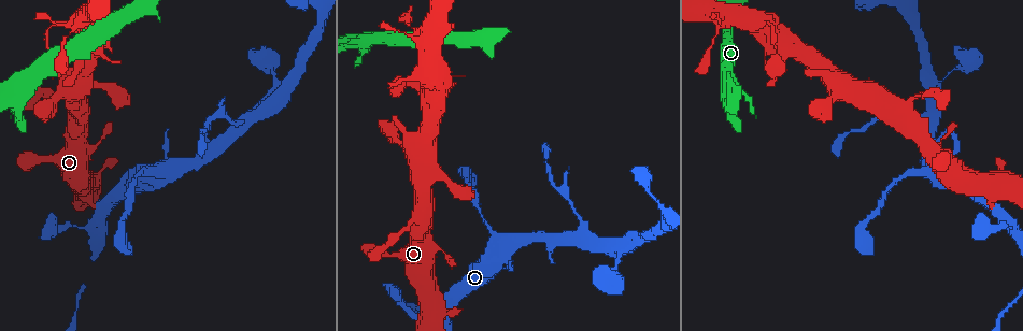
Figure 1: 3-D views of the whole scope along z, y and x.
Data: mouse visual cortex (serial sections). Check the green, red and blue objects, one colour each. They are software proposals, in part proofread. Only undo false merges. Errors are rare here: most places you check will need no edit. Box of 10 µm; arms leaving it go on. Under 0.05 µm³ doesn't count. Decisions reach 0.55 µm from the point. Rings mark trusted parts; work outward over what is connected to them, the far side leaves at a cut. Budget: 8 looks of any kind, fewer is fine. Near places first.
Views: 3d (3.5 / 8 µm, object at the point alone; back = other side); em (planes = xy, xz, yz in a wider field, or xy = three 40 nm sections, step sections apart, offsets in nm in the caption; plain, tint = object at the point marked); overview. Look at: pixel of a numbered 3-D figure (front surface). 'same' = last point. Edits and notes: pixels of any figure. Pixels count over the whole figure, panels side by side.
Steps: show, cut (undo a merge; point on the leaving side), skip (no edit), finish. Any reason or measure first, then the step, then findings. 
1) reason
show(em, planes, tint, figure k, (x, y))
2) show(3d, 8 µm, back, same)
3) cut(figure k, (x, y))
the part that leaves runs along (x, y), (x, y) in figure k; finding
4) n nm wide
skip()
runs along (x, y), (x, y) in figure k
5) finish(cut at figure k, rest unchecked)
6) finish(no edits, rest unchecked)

small branch off a trunk
show(3d, 3.5 µm, figure 1, (170, 169))

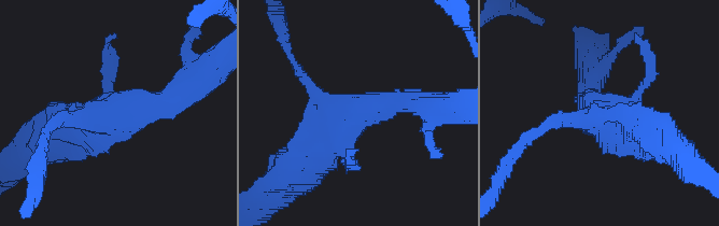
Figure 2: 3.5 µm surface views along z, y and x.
shape alone is not enough
show(em, xy, step 1, tint, figure 2, (359, 112))

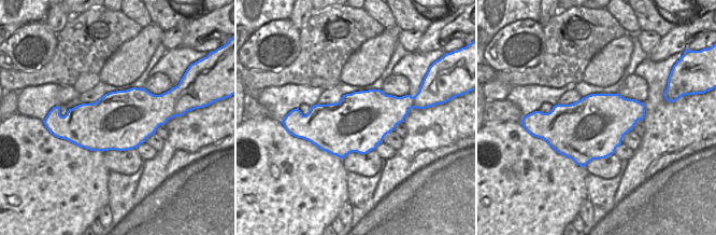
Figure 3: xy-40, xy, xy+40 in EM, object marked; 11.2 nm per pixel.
skip()
runs along (291, 172), (357, 112), (407, 100) in figure 2; all the same cell

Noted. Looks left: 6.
two arms in line, one across
show(3d, 3.5 µm, figure 1, (930, 132))

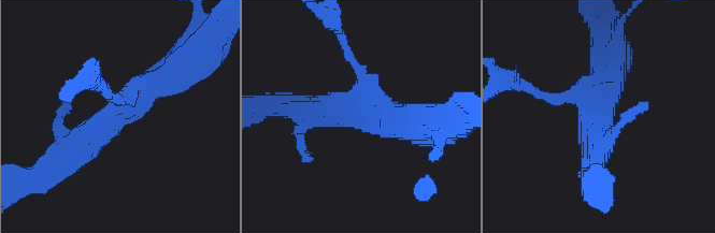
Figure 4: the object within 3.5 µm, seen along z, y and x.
3 arms; arms of 200, 400, 400 nm
show(em, xy, step 3, tint, figure 4, (362, 112))

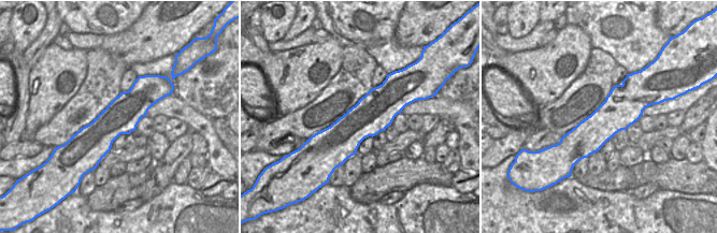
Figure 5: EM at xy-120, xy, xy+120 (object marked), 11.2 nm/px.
skip()
runs along (63, 160), (153, 84), (175, 71) in figure 4; continuous, no second cell

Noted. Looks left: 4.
branch point
show(3d, 3.5 µm, figure 1, (369, 43))

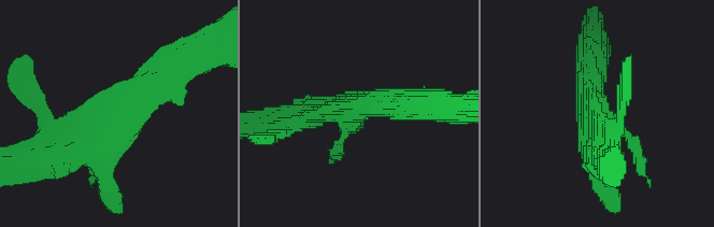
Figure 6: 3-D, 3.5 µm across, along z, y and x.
shape alone is not enough
show(em, xy, step 2, tint, figure 6, (111, 131))

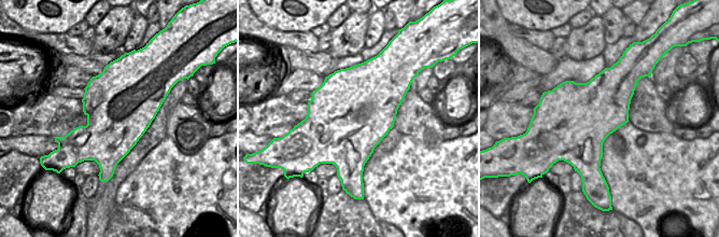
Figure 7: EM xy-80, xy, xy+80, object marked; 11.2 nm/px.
skip()
runs along (159, 75), (103, 147), (110, 197) in figure 6; one cell here

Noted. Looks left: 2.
finish(no edits, rest unchecked)

